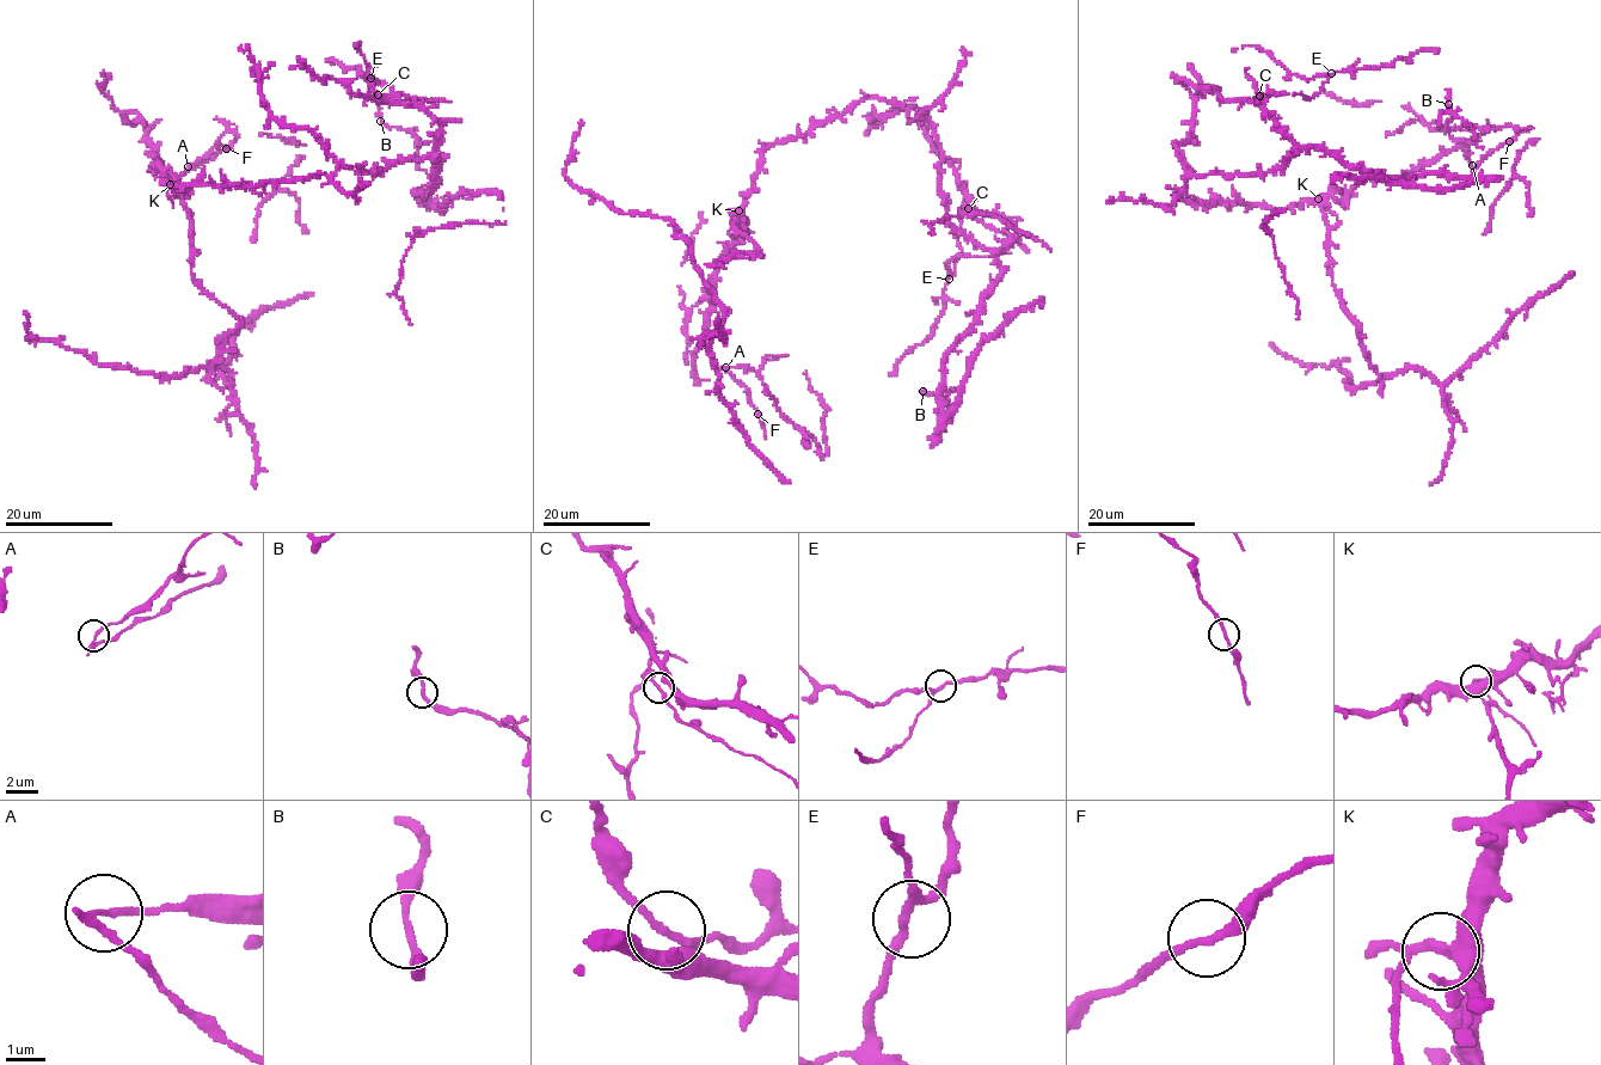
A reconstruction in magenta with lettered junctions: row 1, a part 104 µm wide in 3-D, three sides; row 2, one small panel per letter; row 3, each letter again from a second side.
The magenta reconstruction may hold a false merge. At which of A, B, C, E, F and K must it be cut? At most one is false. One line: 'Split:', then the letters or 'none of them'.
Split: A

